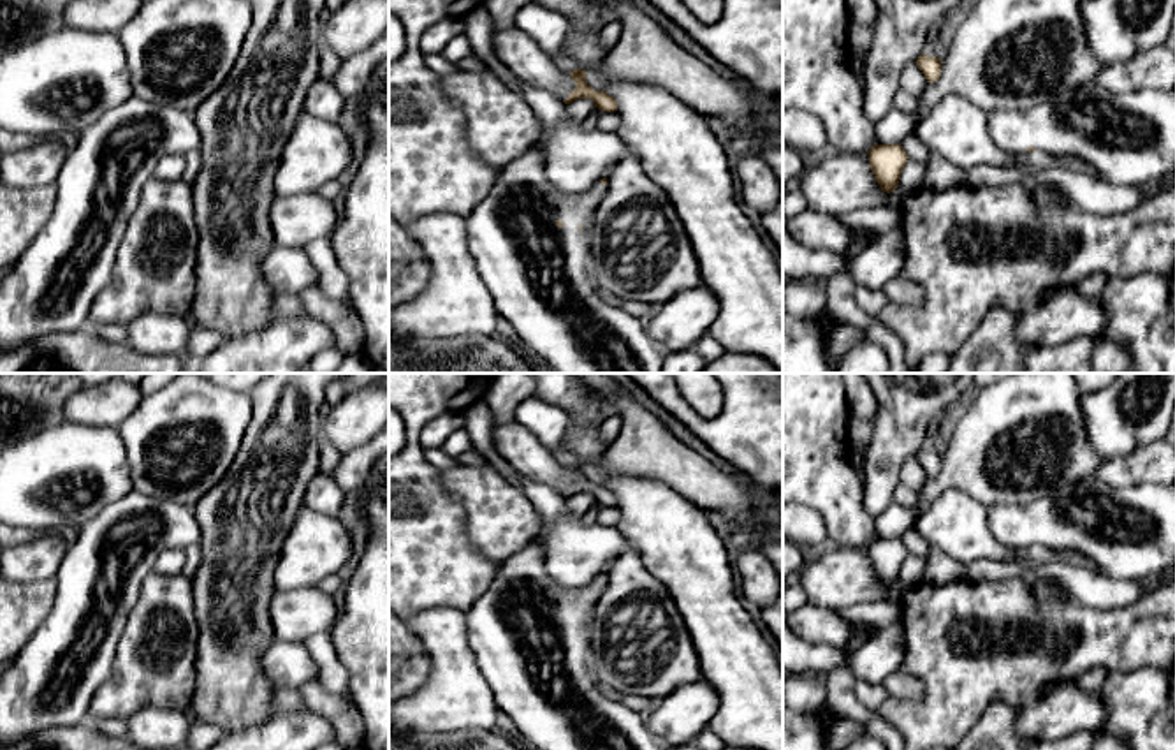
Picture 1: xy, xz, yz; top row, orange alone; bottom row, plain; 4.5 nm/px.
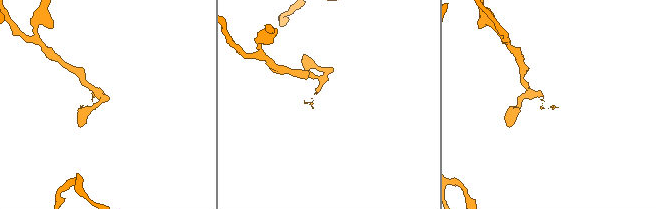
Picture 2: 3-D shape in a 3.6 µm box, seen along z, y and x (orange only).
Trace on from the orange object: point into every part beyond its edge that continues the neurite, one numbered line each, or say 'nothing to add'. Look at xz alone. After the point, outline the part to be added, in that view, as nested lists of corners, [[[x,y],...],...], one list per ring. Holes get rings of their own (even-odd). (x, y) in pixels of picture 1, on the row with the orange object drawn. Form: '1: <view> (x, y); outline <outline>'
1: xz (540, 277); outline [[[531,148],[501,169],[487,197],[464,217],[470,254],[498,313],[514,326],[522,347],[545,373],[661,373],[663,354],[656,350],[646,324],[609,303],[596,289],[591,227],[605,192],[607,185],[596,181],[577,195],[566,195],[549,181],[542,157]]]

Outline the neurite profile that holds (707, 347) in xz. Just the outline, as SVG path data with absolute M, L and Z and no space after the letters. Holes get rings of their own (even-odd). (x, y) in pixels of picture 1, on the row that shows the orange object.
M709 333L697 343L695 350L705 363L714 361L725 354L721 343L716 342Z

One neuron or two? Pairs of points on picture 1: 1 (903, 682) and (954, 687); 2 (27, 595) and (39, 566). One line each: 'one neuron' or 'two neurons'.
1: two neurons
2: two neurons

